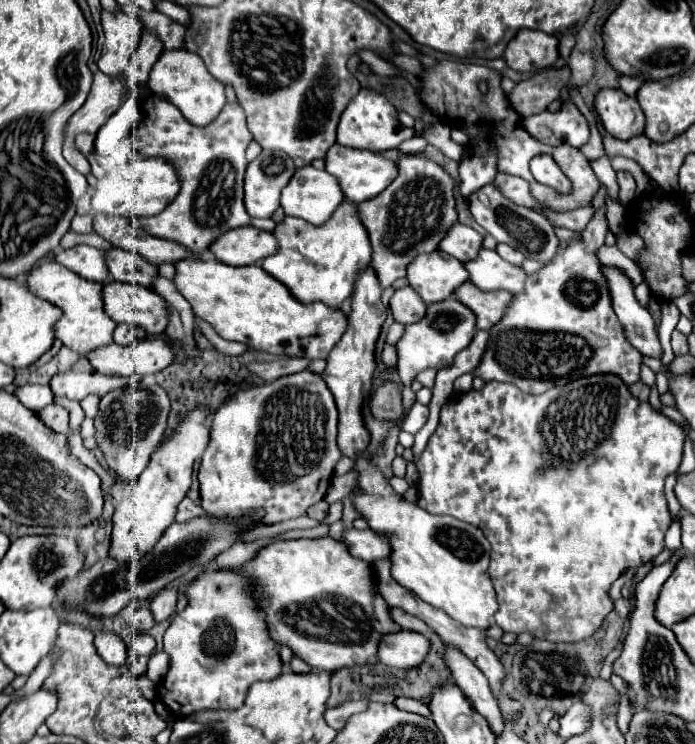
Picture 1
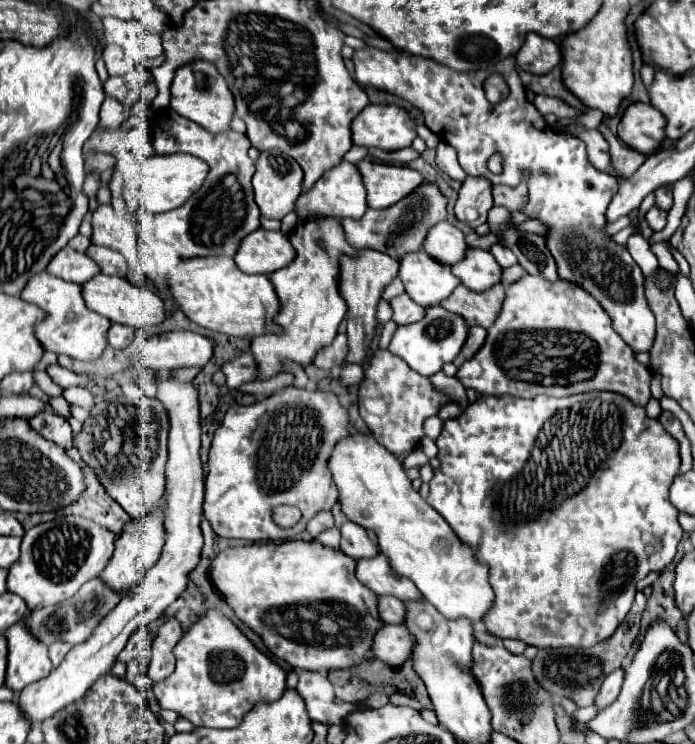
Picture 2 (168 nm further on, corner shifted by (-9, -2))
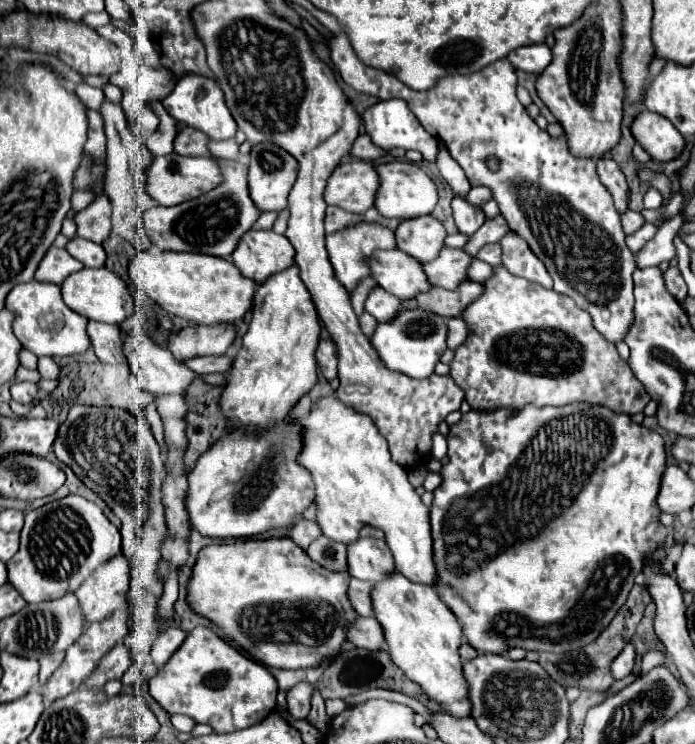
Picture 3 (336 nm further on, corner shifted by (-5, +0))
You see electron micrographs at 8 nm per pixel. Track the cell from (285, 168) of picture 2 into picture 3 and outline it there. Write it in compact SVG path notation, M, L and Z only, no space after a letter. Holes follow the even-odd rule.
M263 142L263 144L255 144L251 148L249 194L261 210L281 212L283 208L287 208L287 196L289 196L295 180L297 180L297 160L289 152L285 152L281 146Z

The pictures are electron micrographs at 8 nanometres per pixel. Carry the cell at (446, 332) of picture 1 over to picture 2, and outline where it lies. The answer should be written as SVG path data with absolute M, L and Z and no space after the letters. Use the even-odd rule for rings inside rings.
M429 306L423 320L397 328L389 344L389 350L399 358L403 358L415 372L423 376L431 376L439 372L443 364L453 362L457 358L467 336L469 336L469 326L459 314L449 314L449 310L441 306Z

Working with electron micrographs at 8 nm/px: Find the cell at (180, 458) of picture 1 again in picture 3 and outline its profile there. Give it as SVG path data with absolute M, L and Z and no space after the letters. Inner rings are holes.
M123 554L101 564L77 590L85 626L109 618L115 610L127 604L129 592L129 562Z

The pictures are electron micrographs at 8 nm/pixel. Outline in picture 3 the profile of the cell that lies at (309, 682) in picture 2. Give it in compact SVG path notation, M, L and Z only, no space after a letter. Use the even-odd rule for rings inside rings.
M299 682L287 692L287 706L293 718L307 718L311 710L311 694L313 686L307 682Z

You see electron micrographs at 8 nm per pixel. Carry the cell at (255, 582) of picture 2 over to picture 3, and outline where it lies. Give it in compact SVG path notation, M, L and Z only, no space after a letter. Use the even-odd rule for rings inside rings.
M238 538L205 546L199 552L187 584L187 604L195 614L213 622L227 642L241 646L255 662L267 668L299 670L319 666L327 654L339 652L341 644L347 640L371 652L383 648L381 624L373 618L357 618L347 598L347 580L349 574L345 572L329 572L317 566L291 538Z

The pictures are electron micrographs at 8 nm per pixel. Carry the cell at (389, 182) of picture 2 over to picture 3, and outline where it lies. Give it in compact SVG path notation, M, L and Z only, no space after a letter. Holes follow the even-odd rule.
M393 160L393 162L385 162L385 164L377 164L377 172L381 178L381 190L377 192L377 200L375 200L375 208L385 216L385 218L399 218L399 220L409 220L409 218L417 218L417 216L425 216L431 214L439 194L437 194L437 186L435 182L413 162L401 162L401 160Z

